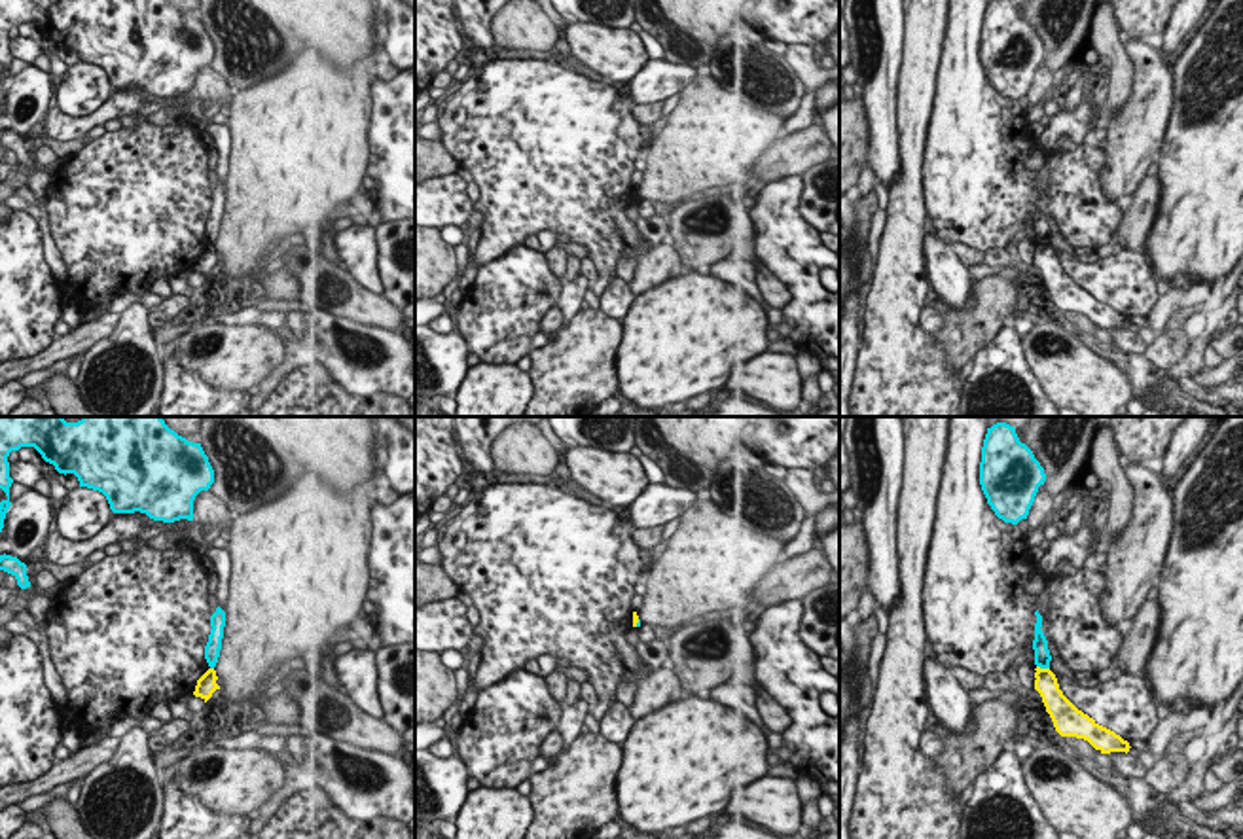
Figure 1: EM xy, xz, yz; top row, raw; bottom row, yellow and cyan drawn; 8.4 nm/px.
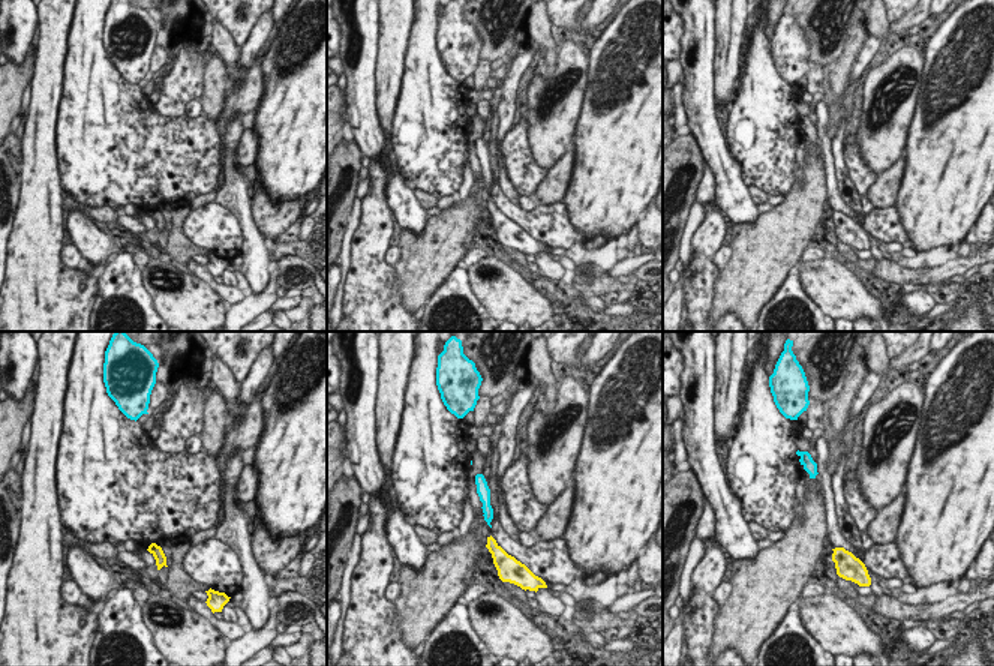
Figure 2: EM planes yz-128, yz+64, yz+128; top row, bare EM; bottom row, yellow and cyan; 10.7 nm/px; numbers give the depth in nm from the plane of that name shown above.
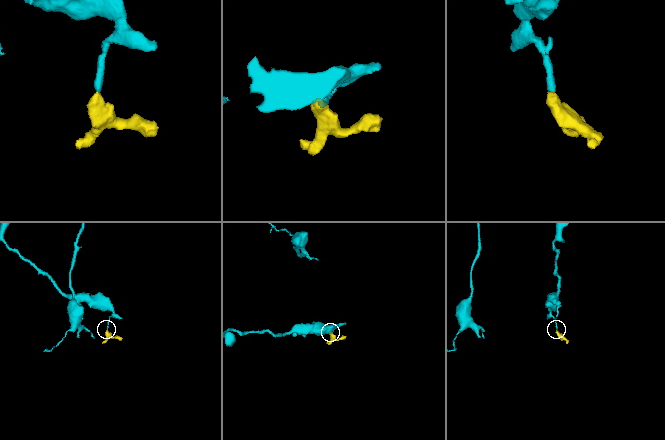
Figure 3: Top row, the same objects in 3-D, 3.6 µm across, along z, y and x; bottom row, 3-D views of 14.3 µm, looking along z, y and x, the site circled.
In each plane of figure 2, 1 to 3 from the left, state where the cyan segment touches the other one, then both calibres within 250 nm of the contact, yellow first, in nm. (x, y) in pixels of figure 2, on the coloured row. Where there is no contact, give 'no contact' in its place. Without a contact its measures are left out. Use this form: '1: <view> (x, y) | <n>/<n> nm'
1: no contact
2: no contact
3: no contact

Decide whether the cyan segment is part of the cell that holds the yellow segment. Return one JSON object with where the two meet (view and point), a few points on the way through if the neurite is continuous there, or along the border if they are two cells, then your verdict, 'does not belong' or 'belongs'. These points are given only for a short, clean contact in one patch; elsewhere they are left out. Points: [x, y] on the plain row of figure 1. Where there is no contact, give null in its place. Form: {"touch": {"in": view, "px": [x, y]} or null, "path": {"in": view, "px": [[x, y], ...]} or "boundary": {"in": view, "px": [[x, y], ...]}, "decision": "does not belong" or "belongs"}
{"touch": {"in": "yz", "px": [1043, 245]}, "boundary": {"in": "yz", "px": [[1037, 241], [1048, 245]]}, "decision": "does not belong"}

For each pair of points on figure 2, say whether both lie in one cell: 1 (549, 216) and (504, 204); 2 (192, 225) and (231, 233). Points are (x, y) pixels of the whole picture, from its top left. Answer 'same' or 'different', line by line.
1: same
2: same

